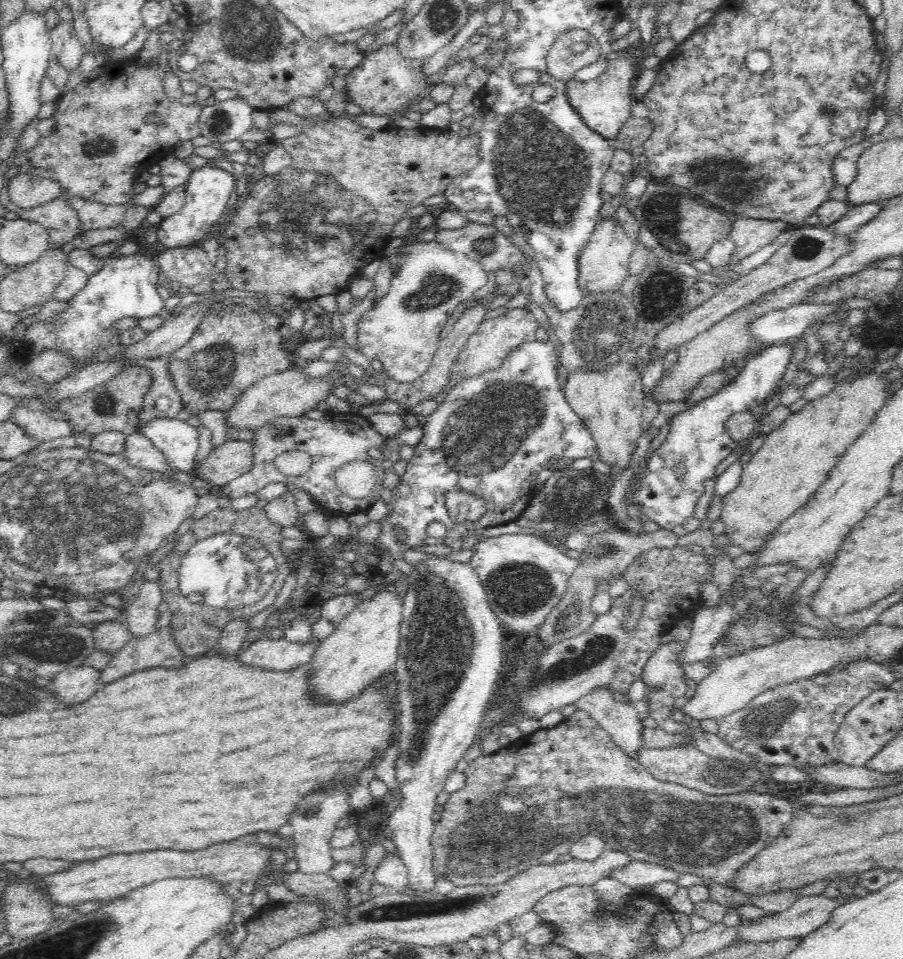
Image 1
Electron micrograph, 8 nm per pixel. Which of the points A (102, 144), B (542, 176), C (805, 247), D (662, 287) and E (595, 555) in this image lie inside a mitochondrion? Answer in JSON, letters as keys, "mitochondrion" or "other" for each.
{"A":"mitochondrion","B":"mitochondrion","C":"mitochondrion","D":"mitochondrion","E":"mitochondrion"}

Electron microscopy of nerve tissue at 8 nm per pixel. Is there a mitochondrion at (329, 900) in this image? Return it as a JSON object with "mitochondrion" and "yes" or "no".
{"mitochondrion":"no"}

